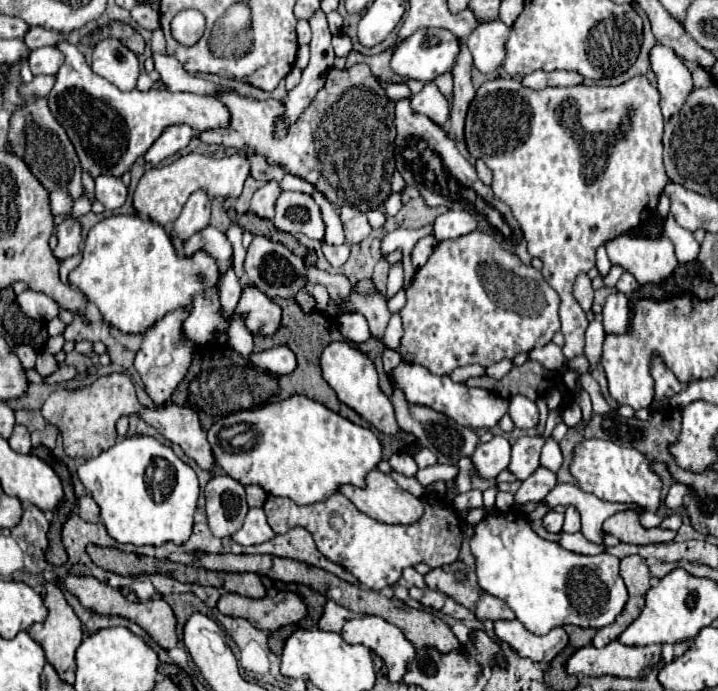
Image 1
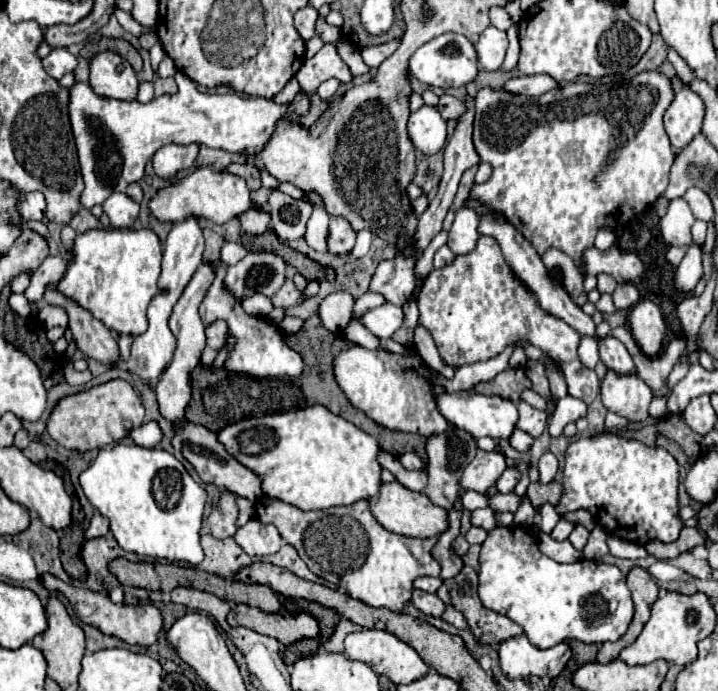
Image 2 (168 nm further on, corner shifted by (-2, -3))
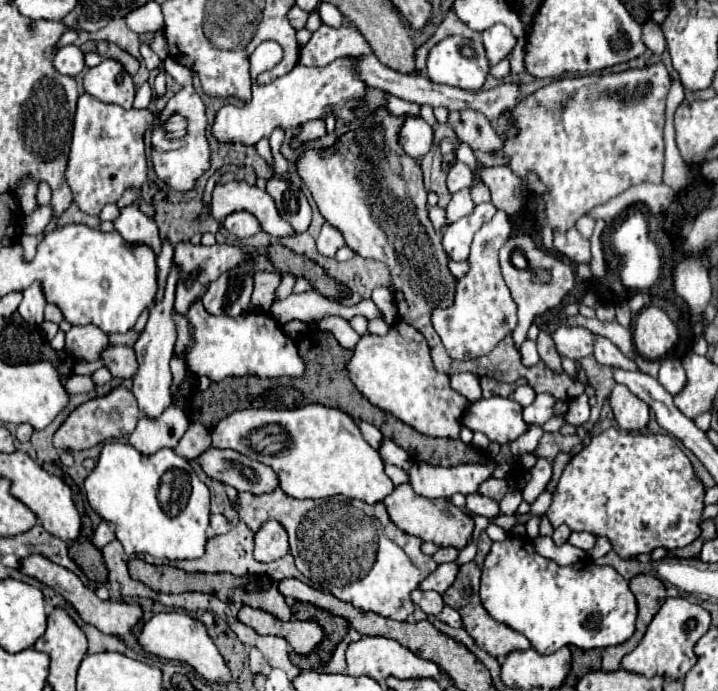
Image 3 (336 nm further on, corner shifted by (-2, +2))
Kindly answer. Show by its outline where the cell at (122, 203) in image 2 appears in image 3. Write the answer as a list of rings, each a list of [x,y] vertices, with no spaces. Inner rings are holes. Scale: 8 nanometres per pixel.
[[[135,205],[121,209],[121,215],[117,217],[115,227],[127,243],[131,243],[131,245],[143,243],[143,245],[151,247],[155,255],[161,253],[161,235],[159,235],[157,223],[151,221],[149,217],[145,217]]]

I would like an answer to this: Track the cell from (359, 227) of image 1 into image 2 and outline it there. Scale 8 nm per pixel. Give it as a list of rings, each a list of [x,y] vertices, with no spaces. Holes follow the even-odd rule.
[[[331,216],[331,234],[329,234],[329,252],[345,254],[351,252],[357,240],[357,232],[351,230],[351,224],[345,218]]]

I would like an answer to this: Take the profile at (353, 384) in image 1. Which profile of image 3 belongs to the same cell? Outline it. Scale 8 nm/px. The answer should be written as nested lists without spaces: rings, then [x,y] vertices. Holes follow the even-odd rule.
[[[405,321],[391,325],[387,335],[363,335],[347,365],[355,387],[379,409],[429,437],[459,437],[459,417],[469,401],[451,389],[449,375],[433,367],[427,339]]]

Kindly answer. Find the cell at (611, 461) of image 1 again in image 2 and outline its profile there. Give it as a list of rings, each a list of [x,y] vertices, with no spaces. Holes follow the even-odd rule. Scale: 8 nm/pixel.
[[[615,434],[579,438],[569,444],[565,454],[565,494],[557,504],[557,512],[585,508],[609,534],[629,542],[645,544],[653,538],[673,542],[683,528],[677,518],[677,476],[675,458],[663,448],[649,448]]]

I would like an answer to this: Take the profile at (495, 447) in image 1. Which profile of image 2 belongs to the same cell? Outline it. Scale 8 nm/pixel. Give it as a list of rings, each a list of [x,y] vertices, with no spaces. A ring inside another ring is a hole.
[[[477,450],[477,456],[463,472],[461,488],[485,494],[491,486],[495,486],[497,478],[503,474],[505,468],[507,468],[507,462],[501,452]]]

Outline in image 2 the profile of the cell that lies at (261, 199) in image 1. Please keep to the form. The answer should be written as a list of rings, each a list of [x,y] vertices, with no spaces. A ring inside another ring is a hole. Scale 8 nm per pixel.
[[[251,208],[241,214],[241,228],[247,234],[263,234],[269,228],[271,216],[265,208]]]

